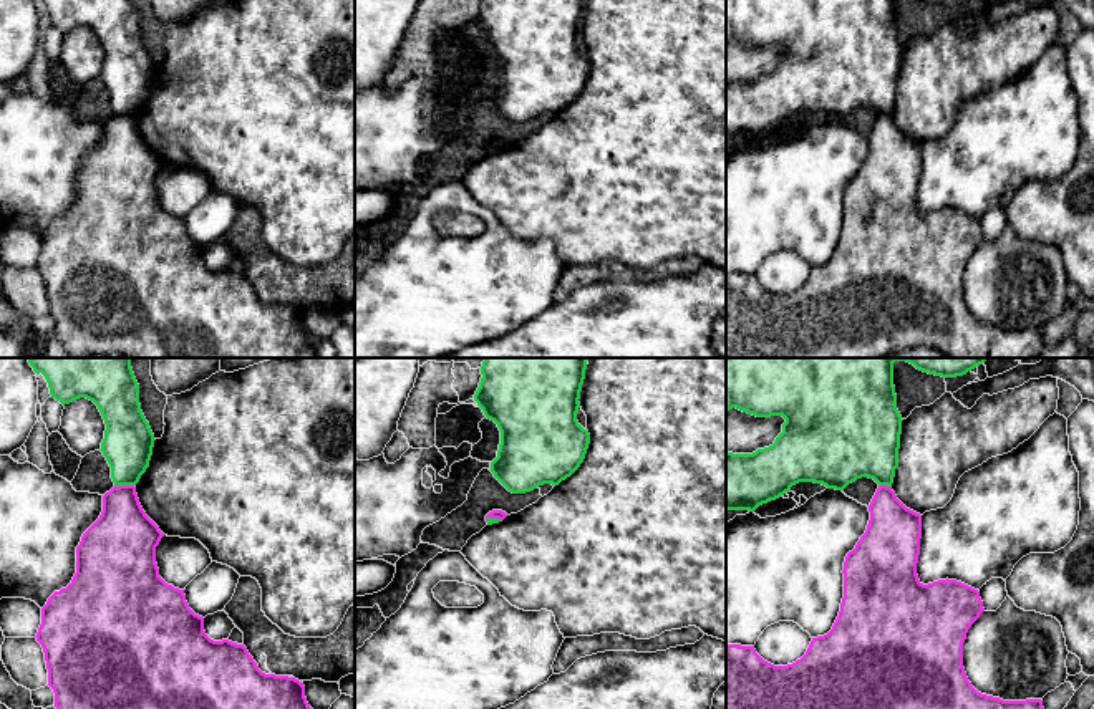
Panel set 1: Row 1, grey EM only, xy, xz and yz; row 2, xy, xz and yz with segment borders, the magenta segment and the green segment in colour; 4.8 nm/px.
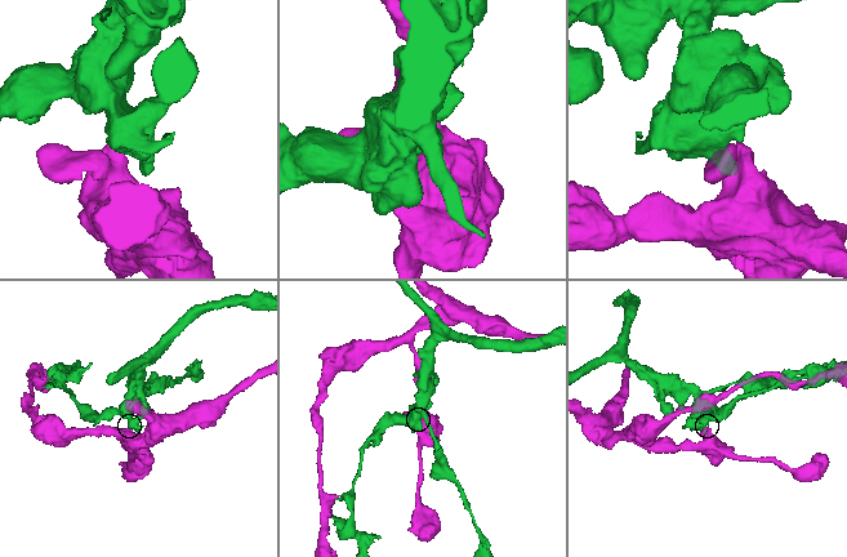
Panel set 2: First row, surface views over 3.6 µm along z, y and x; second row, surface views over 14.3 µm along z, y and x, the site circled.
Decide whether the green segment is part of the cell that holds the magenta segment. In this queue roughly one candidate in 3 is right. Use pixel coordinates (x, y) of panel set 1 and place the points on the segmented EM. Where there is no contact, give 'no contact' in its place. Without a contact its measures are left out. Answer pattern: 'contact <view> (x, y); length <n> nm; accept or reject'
contact xy (125, 486); length 100 nm; reject

